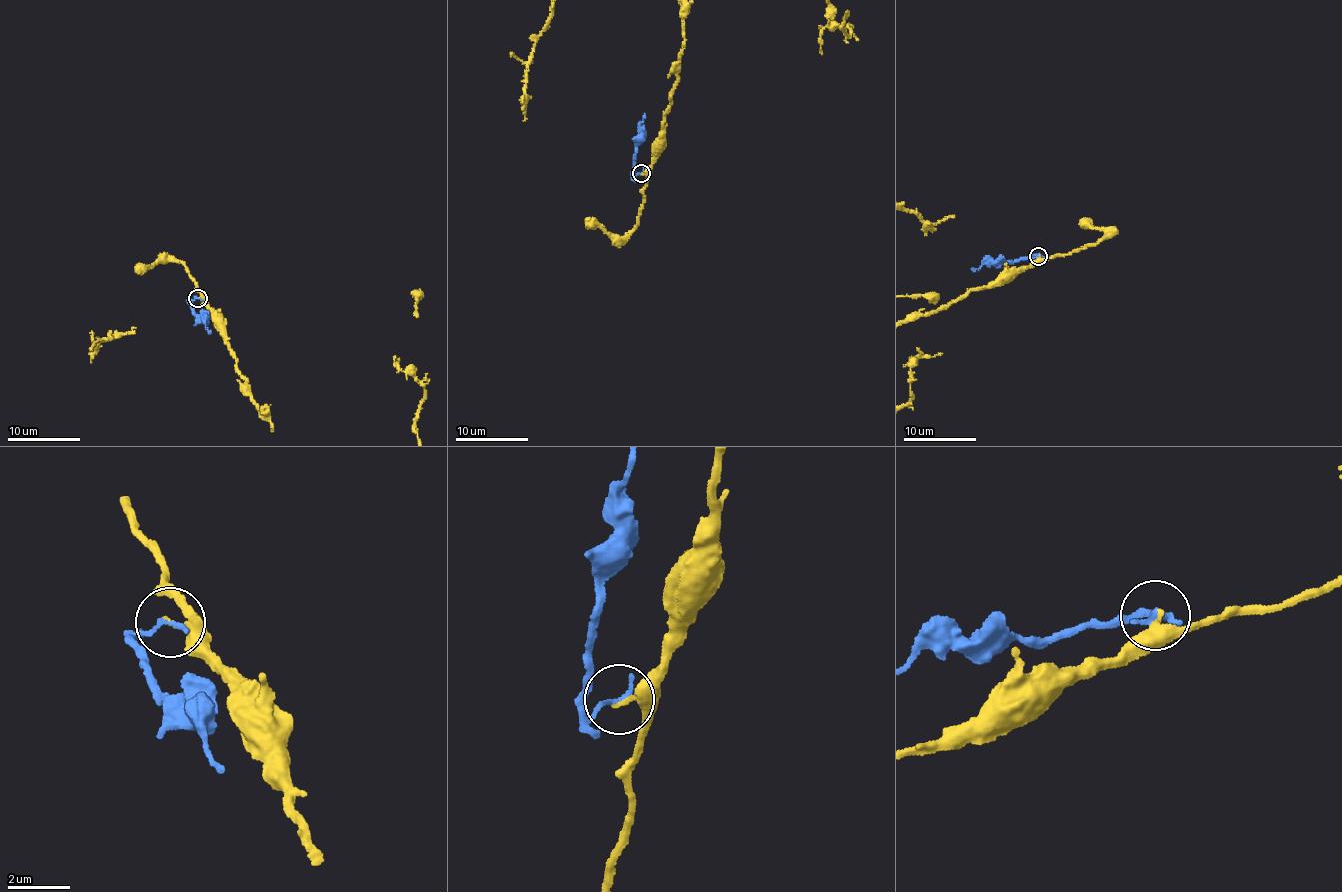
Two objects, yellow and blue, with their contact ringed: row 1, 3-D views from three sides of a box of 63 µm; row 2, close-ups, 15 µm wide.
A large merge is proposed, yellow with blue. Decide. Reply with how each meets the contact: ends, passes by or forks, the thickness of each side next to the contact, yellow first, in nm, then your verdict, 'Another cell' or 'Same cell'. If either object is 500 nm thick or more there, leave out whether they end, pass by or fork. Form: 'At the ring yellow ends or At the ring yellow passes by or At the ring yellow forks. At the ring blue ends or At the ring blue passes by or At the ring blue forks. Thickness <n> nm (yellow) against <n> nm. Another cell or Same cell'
At the ring yellow ends. At the ring blue ends. Thickness 240 nm (yellow) against 150 nm. Another cell

